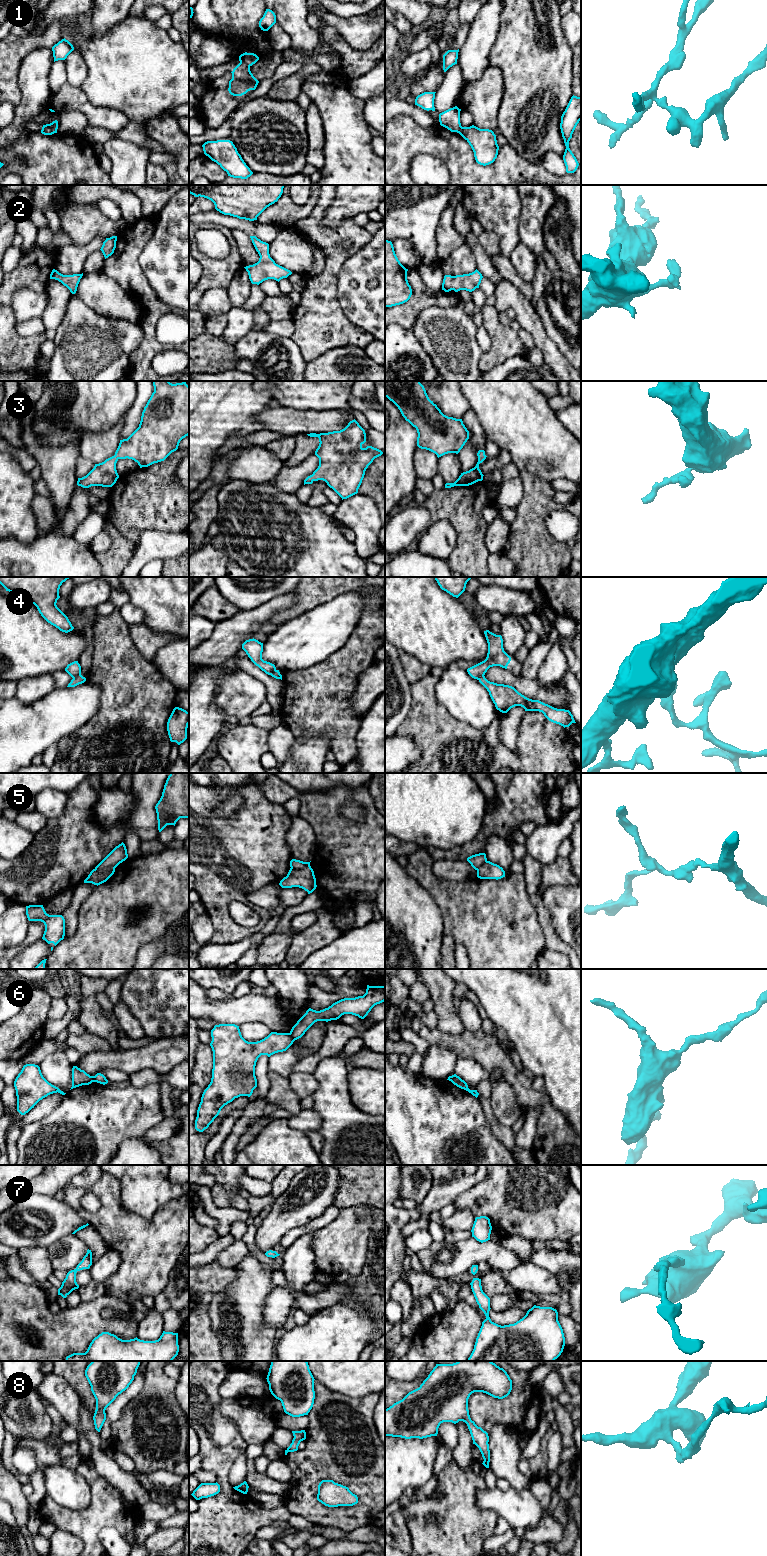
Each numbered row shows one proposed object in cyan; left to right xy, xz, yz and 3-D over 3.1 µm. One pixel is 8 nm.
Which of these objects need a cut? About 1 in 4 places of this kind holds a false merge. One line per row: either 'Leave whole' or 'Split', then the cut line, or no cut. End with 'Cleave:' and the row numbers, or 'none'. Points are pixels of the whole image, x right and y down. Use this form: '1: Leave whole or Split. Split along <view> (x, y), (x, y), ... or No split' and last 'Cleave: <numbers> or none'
1: Split. Split along xz (240, 61), (249, 66)
2: Leave whole. No split
3: Leave whole. No split
4: Split. Split along xy (80, 673), (73, 678)
5: Split. Split along xy (114, 867), (108, 867), (101, 872), (97, 872), (94, 869)
6: Split. Split along xz (288, 1033), (295, 1039)
7: Leave whole. No split
8: Leave whole. No split
Cleave: 1, 4, 5, 6

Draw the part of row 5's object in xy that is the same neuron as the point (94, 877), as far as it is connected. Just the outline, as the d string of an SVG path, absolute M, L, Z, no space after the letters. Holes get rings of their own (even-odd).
M108 868L106 871L102 873L98 873L95 869L93 869L88 877L84 880L84 883L92 883L94 885L100 885L106 882L115 872L115 868Z

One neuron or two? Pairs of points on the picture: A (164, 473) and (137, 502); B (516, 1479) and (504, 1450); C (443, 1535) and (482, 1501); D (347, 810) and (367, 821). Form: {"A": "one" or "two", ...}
{"A": "one", "B": "one", "C": "two", "D": "two"}

